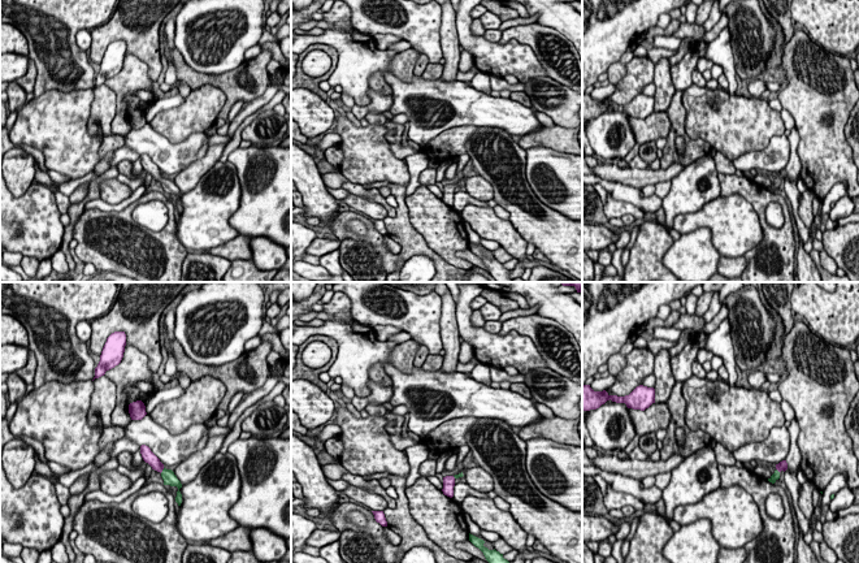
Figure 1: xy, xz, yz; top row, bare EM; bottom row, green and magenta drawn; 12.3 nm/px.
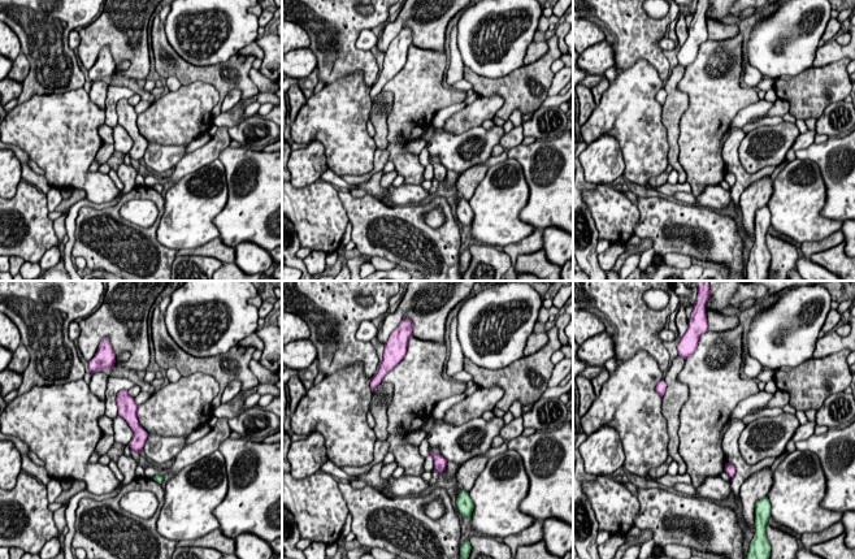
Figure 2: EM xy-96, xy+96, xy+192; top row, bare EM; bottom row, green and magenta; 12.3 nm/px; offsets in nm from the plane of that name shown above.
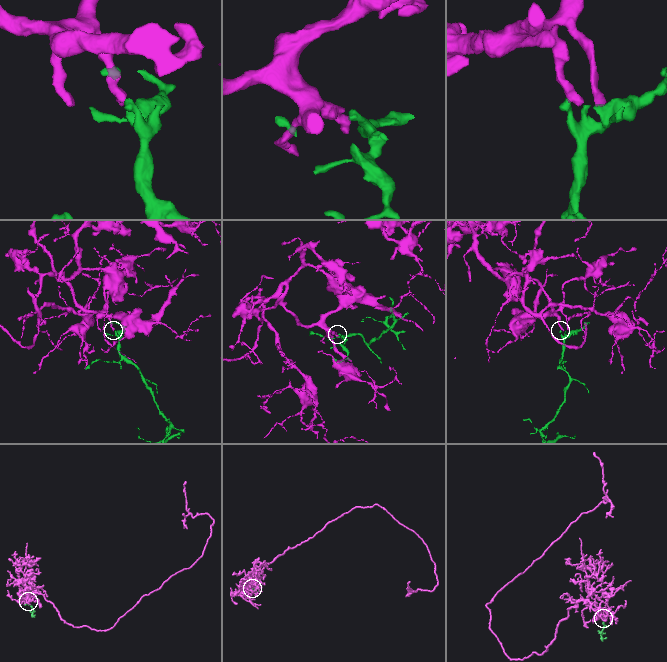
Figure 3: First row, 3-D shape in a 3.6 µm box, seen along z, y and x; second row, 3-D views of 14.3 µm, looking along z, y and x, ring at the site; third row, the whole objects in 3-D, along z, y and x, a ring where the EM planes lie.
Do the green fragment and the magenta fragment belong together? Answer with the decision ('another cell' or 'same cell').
same cell

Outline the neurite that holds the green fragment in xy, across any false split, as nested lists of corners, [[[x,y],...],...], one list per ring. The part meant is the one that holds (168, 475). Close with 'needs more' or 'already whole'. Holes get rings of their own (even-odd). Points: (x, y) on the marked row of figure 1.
[[[142,445],[140,454],[142,454],[143,460],[146,463],[148,463],[152,467],[152,469],[161,473],[161,477],[164,480],[164,485],[170,485],[170,486],[178,488],[175,502],[178,503],[178,506],[181,506],[182,494],[181,494],[179,489],[182,488],[182,484],[177,478],[177,476],[174,475],[174,472],[172,469],[166,469],[164,467],[164,464],[160,462],[160,459],[151,451],[151,449],[148,446]]] | needs more

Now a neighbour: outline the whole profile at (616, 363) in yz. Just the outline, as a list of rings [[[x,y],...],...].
[[[613,354],[609,356],[607,361],[608,369],[600,373],[600,377],[608,377],[609,374],[616,376],[619,374],[626,365],[625,355],[622,354]]]

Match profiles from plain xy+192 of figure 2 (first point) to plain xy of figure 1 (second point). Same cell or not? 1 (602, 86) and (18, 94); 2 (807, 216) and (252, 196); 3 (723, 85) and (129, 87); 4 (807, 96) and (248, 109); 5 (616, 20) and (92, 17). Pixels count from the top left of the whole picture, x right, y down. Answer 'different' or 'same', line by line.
1: different
2: different
3: same
4: different
5: same

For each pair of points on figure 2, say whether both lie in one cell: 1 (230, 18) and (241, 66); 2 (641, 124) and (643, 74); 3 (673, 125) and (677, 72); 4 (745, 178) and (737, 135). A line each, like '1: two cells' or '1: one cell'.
1: two cells
2: one cell
3: one cell
4: one cell

